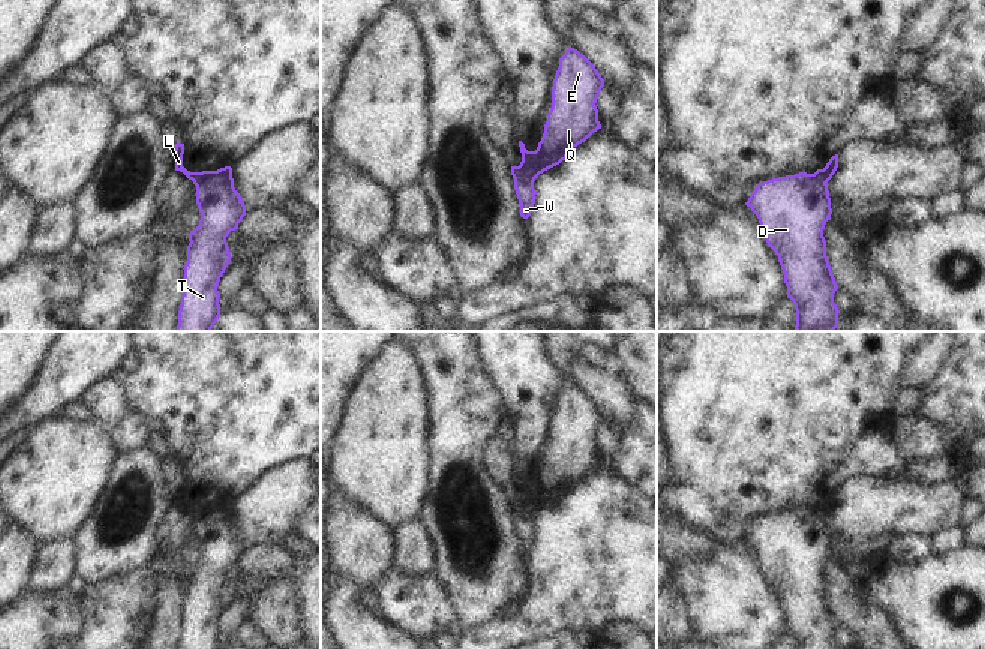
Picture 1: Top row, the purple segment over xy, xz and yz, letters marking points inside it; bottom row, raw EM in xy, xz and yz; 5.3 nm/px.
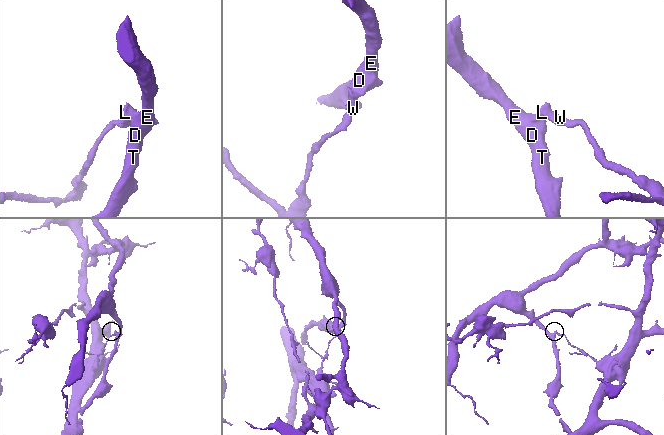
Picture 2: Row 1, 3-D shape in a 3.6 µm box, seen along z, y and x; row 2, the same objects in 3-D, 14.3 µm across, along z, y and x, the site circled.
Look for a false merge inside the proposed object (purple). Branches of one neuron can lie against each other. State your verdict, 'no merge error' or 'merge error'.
merge error

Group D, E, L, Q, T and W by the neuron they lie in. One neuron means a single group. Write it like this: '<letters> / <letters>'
D E Q T / L W

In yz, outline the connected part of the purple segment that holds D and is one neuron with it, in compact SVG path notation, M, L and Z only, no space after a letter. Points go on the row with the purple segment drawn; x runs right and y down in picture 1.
M799 172L759 183L754 192L745 202L747 207L757 216L760 231L766 238L768 246L778 256L778 262L784 273L787 286L787 298L795 304L796 331L834 331L838 327L838 307L834 303L834 294L838 289L832 274L828 256L826 241L823 237L825 223L831 220L832 208L828 184L814 174Z

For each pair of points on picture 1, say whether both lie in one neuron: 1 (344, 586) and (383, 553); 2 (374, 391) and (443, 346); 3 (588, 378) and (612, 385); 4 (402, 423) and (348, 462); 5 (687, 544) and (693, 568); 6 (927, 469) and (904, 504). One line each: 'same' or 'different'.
1: different
2: different
3: same
4: same
5: different
6: different

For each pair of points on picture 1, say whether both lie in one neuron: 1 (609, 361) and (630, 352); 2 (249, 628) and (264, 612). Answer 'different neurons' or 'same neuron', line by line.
1: different neurons
2: different neurons

